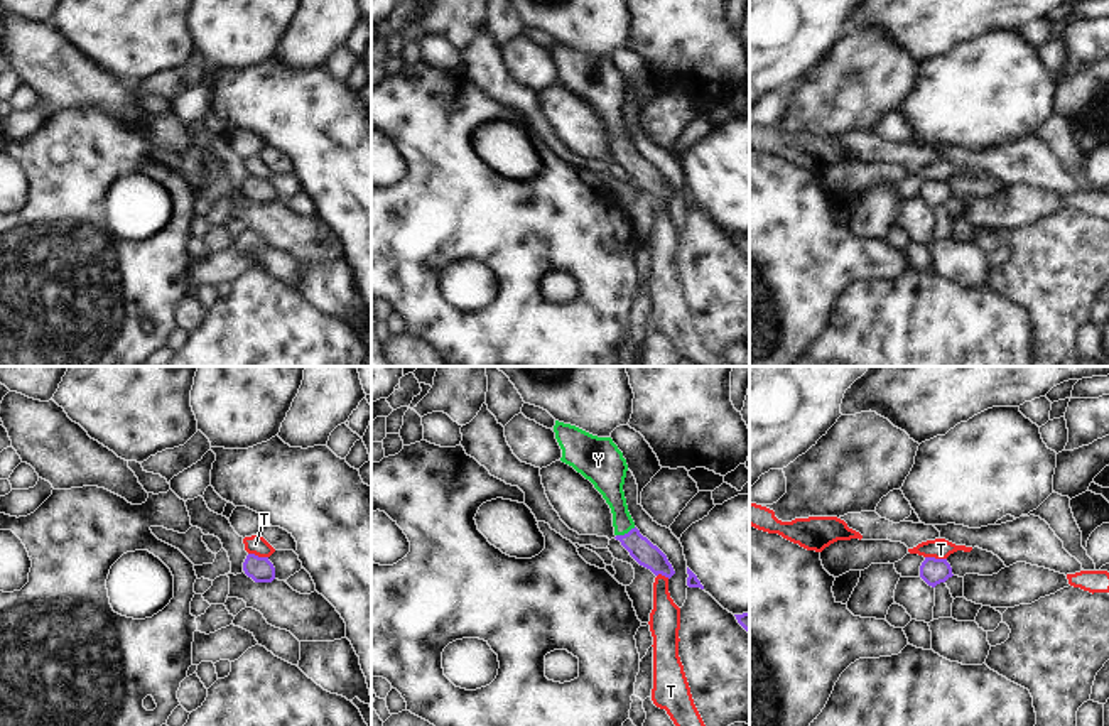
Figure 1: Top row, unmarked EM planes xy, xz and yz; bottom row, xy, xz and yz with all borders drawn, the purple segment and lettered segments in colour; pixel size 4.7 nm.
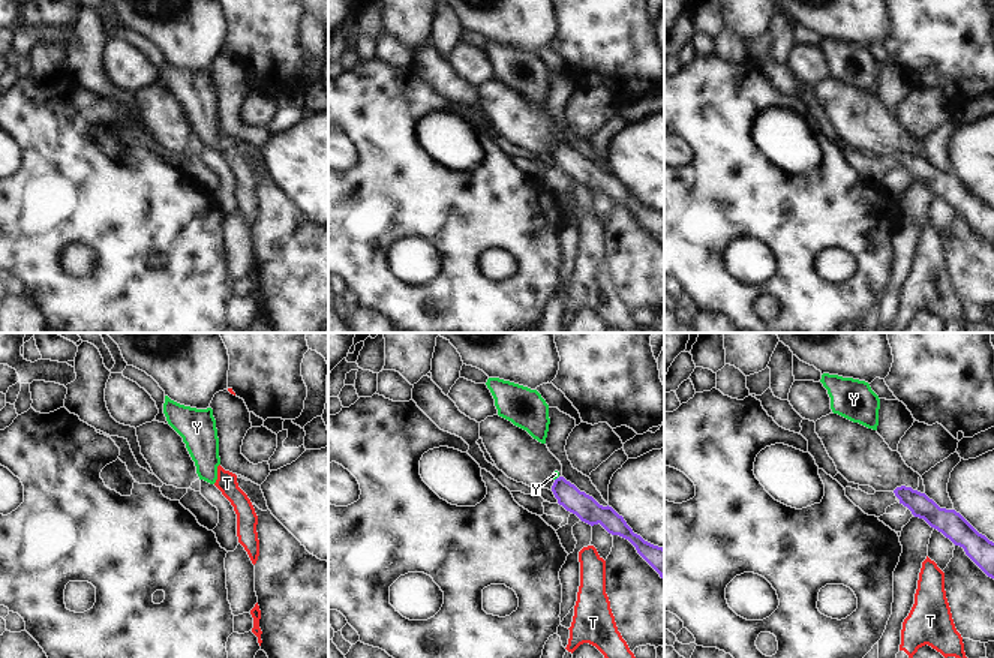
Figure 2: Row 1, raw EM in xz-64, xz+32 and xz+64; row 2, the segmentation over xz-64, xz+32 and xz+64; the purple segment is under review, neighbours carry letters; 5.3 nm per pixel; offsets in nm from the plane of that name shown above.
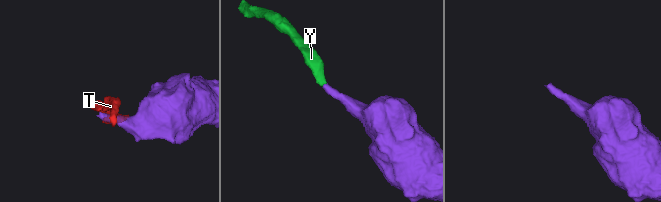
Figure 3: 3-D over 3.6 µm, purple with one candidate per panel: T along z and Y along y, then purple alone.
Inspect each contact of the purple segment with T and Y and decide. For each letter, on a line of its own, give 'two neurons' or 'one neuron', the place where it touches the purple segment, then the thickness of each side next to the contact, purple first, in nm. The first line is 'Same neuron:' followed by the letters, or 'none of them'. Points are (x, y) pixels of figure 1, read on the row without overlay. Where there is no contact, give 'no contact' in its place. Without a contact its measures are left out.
Same neuron: Y
T: two neurons; meets purple in yz at (934, 179); 130 nm thick on the purple side, 100 nm on the other
Y: one neuron; meets purple in xz at (625, 156); 120 nm thick on the purple side, 120 nm on the other

